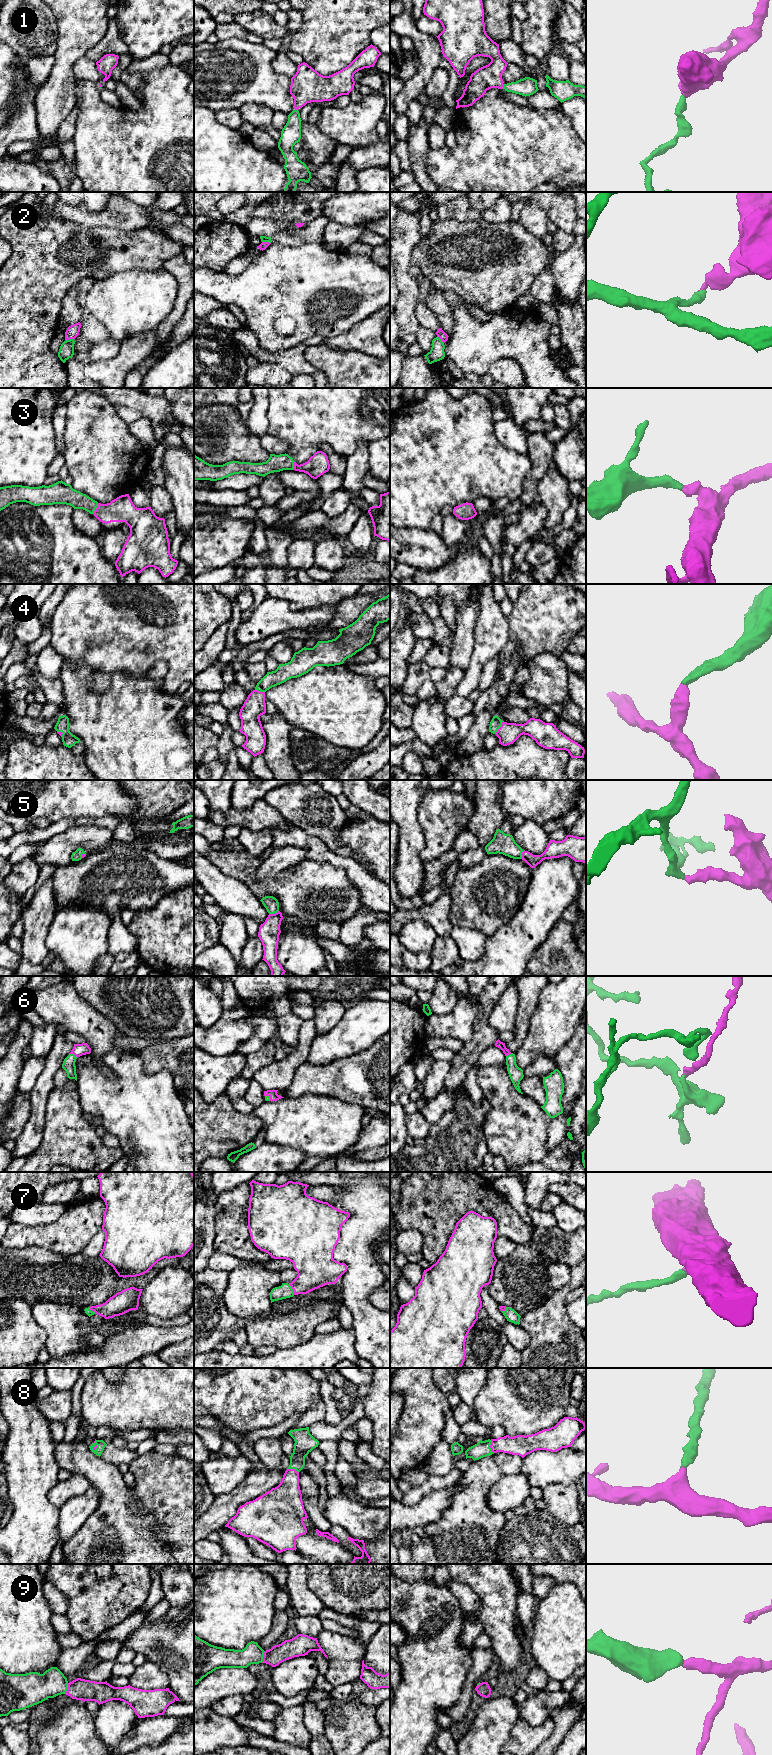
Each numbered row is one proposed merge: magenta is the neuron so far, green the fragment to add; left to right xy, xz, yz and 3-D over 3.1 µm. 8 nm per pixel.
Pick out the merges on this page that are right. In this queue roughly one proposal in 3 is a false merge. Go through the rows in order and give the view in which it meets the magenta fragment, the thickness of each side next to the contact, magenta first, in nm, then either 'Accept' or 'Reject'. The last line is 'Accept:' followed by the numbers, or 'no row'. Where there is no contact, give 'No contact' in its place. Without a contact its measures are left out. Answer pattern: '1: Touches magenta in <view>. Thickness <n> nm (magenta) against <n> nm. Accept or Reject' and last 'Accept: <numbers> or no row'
1: Touches magenta in yz. Thickness 190 nm (magenta) against 150 nm. Accept
2: Touches magenta in xy. Thickness 100 nm (magenta) against 120 nm. Reject
3: Touches magenta in xy. Thickness 200 nm (magenta) against 140 nm. Accept
4: Touches magenta in yz. Thickness 170 nm (magenta) against 90 nm. Accept
5: Touches magenta in xz. Thickness 170 nm (magenta) against 120 nm. Accept
6: Touches magenta in xy. Thickness 100 nm (magenta) against 100 nm. Accept
7: Touches magenta in xz. Thickness 300 nm (magenta) against 120 nm. Accept
8: Touches magenta in yz. Thickness 170 nm (magenta) against 130 nm. Accept
9: Touches magenta in xz. Thickness 150 nm (magenta) against 160 nm. Accept
Accept: 1, 3, 4, 5, 6, 7, 8, 9

